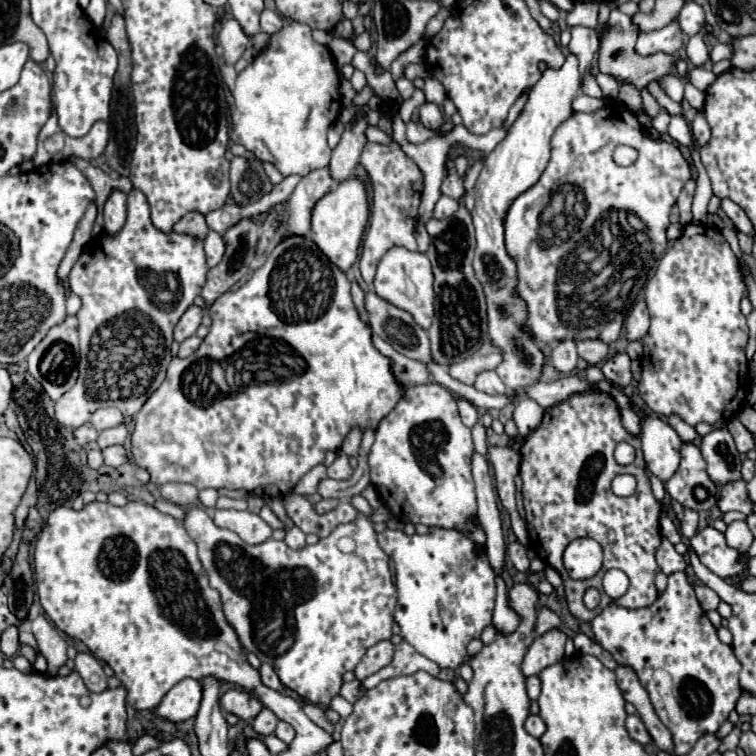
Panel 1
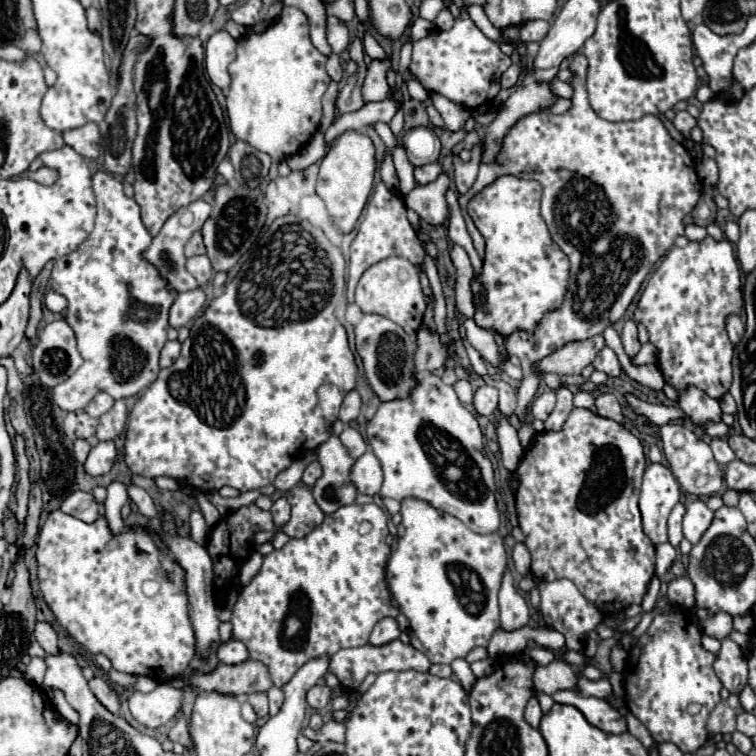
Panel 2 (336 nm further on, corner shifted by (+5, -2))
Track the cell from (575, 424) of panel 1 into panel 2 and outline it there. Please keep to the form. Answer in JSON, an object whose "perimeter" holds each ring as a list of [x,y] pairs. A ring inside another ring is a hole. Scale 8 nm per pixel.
{"perimeter":[[[573,409],[559,431],[543,431],[535,435],[533,445],[525,451],[525,459],[519,461],[515,475],[519,481],[519,527],[525,533],[525,545],[533,557],[531,571],[537,579],[571,579],[581,595],[603,615],[617,615],[629,605],[641,603],[655,573],[655,545],[643,531],[637,505],[645,465],[647,461],[639,439],[623,425],[595,415],[589,409]],[[623,495],[629,499],[629,517],[617,515],[617,499]]]}

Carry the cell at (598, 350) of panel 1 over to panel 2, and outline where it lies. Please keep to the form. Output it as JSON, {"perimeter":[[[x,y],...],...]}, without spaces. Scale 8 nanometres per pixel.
{"perimeter":[[[603,347],[603,349],[597,353],[597,357],[595,357],[595,361],[593,361],[593,367],[595,367],[597,371],[607,373],[609,377],[619,377],[619,375],[621,375],[621,365],[619,365],[619,361],[617,361],[617,355],[615,355],[615,351],[609,349],[609,347]]]}

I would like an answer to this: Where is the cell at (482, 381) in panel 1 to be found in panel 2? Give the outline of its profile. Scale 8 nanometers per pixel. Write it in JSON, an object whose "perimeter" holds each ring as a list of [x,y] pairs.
{"perimeter":[[[481,385],[475,391],[473,405],[479,415],[493,415],[497,411],[497,389],[491,385]]]}

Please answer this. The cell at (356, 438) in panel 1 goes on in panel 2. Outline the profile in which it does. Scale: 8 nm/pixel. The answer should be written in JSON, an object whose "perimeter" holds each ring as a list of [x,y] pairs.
{"perimeter":[[[349,391],[347,395],[345,395],[345,401],[343,401],[343,405],[341,405],[341,411],[339,411],[339,419],[345,423],[345,425],[349,425],[353,419],[357,419],[359,415],[361,415],[361,397],[359,397],[359,393],[357,391]]]}

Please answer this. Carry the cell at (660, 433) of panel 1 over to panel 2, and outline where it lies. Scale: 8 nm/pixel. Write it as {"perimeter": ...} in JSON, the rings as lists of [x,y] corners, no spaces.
{"perimeter":[[[651,463],[645,469],[639,509],[643,517],[643,531],[655,545],[667,541],[667,517],[679,503],[679,495],[679,483],[669,467],[663,463]]]}

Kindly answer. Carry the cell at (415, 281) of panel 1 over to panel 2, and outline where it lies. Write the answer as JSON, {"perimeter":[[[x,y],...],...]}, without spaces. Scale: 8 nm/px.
{"perimeter":[[[387,257],[383,261],[371,265],[357,283],[355,303],[361,307],[363,313],[383,315],[383,317],[395,321],[397,325],[401,325],[403,329],[407,329],[407,333],[411,333],[411,335],[415,335],[419,331],[419,327],[423,325],[425,311],[427,311],[427,299],[419,285],[417,267],[403,257]]]}

